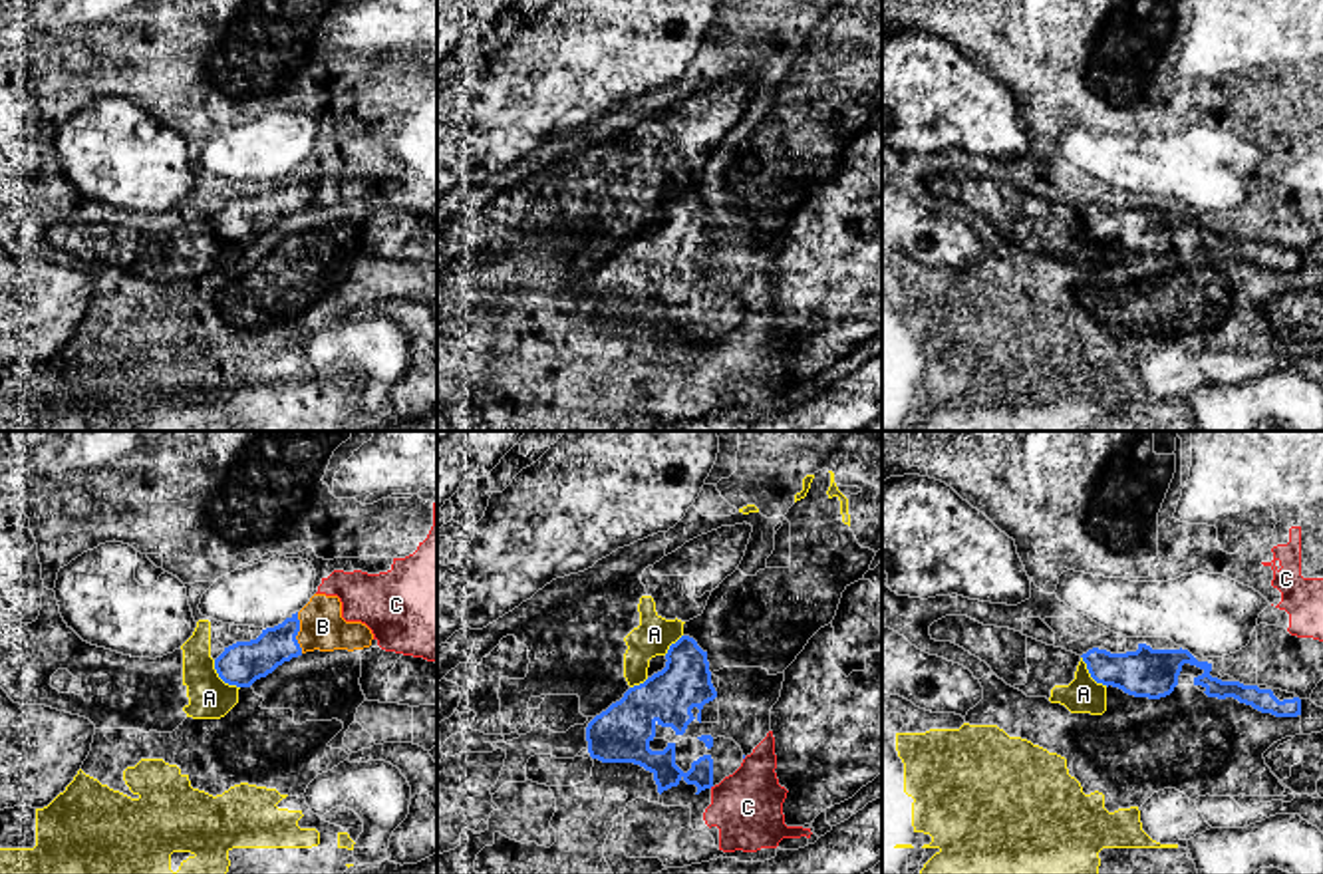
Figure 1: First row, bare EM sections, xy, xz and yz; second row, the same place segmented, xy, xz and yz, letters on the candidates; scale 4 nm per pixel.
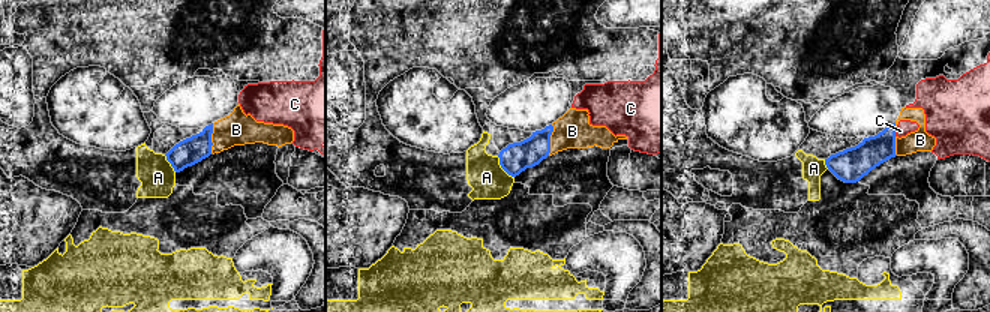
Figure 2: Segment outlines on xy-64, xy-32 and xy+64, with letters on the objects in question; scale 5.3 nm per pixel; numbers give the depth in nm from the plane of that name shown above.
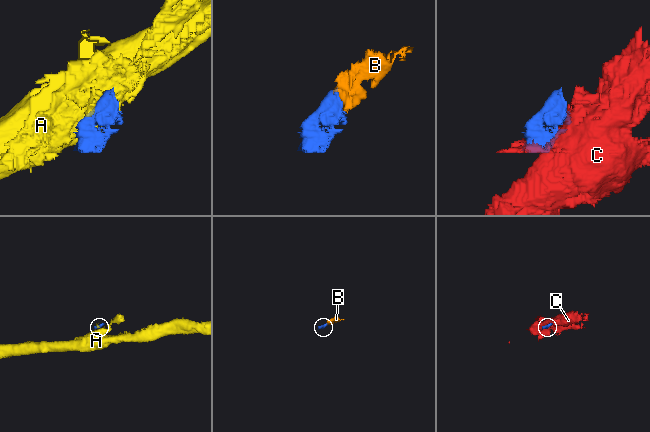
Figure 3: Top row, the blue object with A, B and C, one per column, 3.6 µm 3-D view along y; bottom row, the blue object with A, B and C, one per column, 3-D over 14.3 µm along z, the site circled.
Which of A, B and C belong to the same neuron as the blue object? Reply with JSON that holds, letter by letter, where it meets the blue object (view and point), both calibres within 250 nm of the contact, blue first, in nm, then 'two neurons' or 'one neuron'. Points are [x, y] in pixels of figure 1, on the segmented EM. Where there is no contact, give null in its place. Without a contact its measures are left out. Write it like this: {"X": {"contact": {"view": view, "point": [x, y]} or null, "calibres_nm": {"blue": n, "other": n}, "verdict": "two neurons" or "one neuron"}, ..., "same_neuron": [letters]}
{"A": {"contact": {"view": "xy", "point": [221, 678]}, "calibres_nm": {"blue": 180, "other": 180}, "verdict": "two neurons"}, "B": {"contact": {"view": "xy", "point": [298, 630]}, "calibres_nm": {"blue": 160, "other": 180}, "verdict": "one neuron"}, "C": {"contact": null, "verdict": "two neurons"}, "same_neuron": ["B"]}

